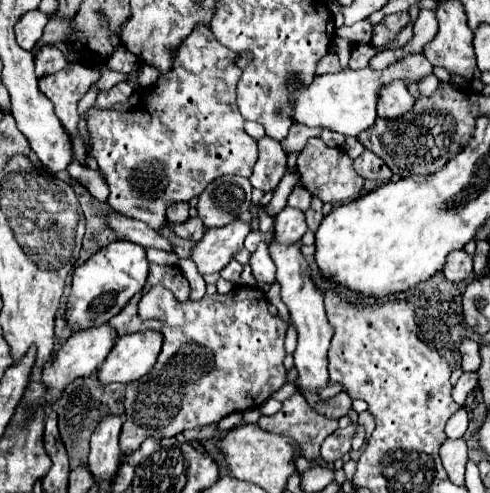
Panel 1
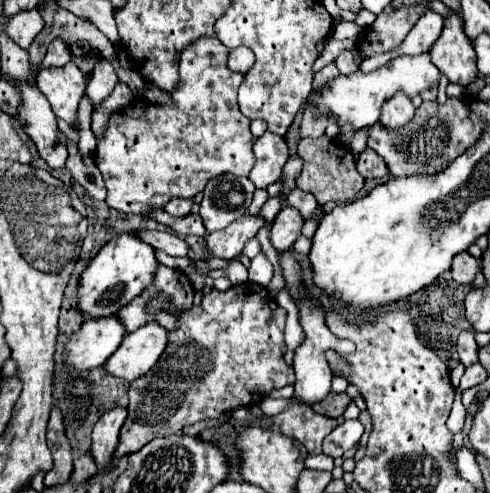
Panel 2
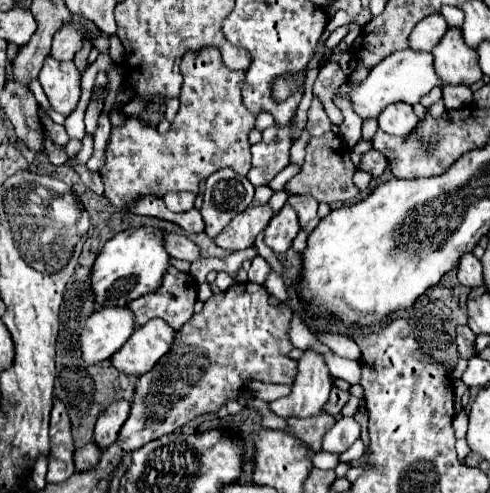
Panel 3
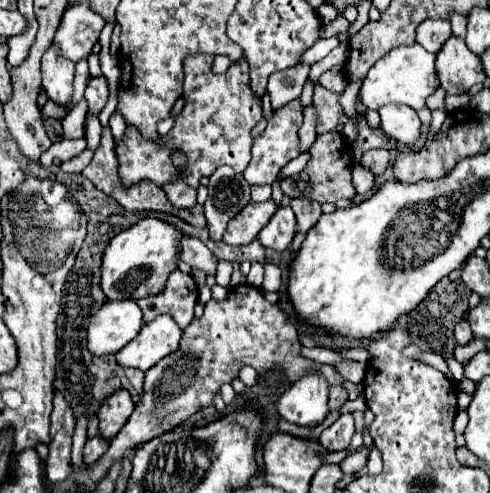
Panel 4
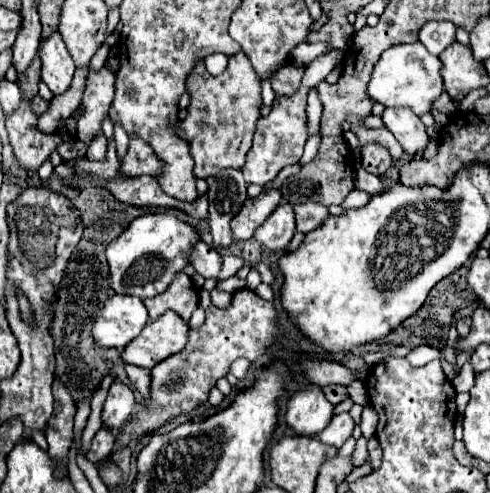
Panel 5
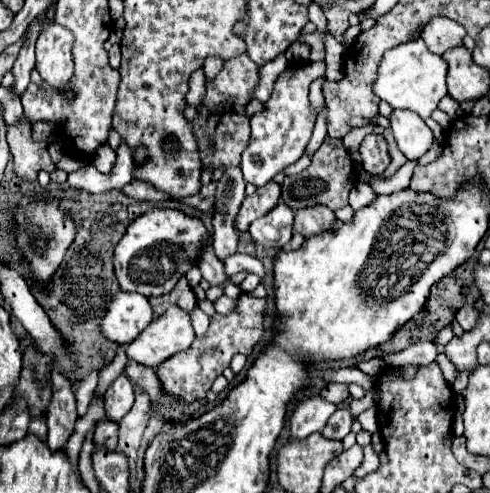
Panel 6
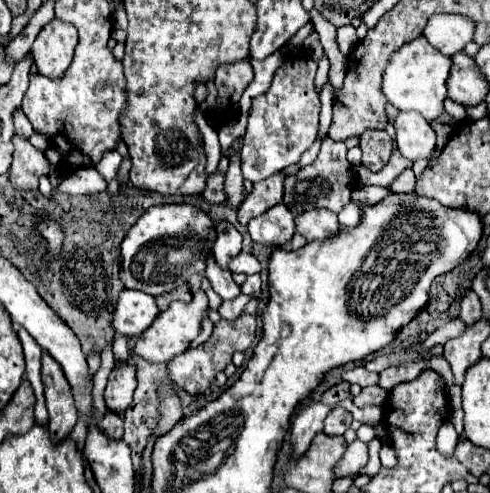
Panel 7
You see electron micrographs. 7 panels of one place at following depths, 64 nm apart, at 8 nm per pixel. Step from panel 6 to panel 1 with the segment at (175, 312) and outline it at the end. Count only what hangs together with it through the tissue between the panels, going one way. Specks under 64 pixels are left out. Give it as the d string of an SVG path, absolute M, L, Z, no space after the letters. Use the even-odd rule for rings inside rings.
M138 332L120 336L112 346L112 352L106 356L104 364L98 368L100 384L128 384L142 378L156 364L160 348L160 332Z

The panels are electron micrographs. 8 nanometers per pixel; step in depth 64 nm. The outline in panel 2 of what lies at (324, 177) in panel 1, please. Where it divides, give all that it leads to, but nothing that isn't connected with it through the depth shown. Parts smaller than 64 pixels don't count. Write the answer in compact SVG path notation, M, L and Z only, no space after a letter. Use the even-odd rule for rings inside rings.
M326 136L314 138L314 140L304 138L298 144L298 156L304 160L304 166L302 166L302 174L296 180L296 184L300 190L314 194L318 204L326 204L330 200L334 200L334 202L354 200L364 186L364 178L356 170L352 152L348 150L348 146L344 146L340 142L332 142Z

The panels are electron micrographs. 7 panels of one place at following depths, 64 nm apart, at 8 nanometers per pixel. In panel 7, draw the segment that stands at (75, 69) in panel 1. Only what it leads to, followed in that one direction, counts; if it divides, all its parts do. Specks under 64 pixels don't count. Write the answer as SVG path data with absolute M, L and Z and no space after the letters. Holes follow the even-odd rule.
M56 18L48 22L32 44L32 56L38 72L54 80L64 76L72 62L76 40L78 36L72 24Z

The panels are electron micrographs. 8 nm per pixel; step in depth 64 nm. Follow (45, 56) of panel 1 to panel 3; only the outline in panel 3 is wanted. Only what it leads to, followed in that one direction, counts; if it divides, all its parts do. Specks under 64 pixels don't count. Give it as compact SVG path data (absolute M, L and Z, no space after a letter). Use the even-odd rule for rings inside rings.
M72 16L72 24L66 24L64 28L60 28L54 34L54 42L52 42L52 50L50 56L64 62L64 60L72 60L74 54L82 48L82 42L86 40L86 36L82 34L80 26L88 26L90 30L98 30L92 22L88 22L82 16Z

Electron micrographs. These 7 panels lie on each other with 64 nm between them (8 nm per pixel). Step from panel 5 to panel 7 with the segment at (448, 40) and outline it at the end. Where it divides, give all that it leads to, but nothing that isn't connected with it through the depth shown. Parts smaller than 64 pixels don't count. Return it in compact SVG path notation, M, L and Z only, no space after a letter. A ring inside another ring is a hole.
M436 14L436 16L430 16L424 28L424 38L444 56L452 56L454 52L464 50L464 46L472 40L472 34L474 34L472 26L474 22L464 16Z

